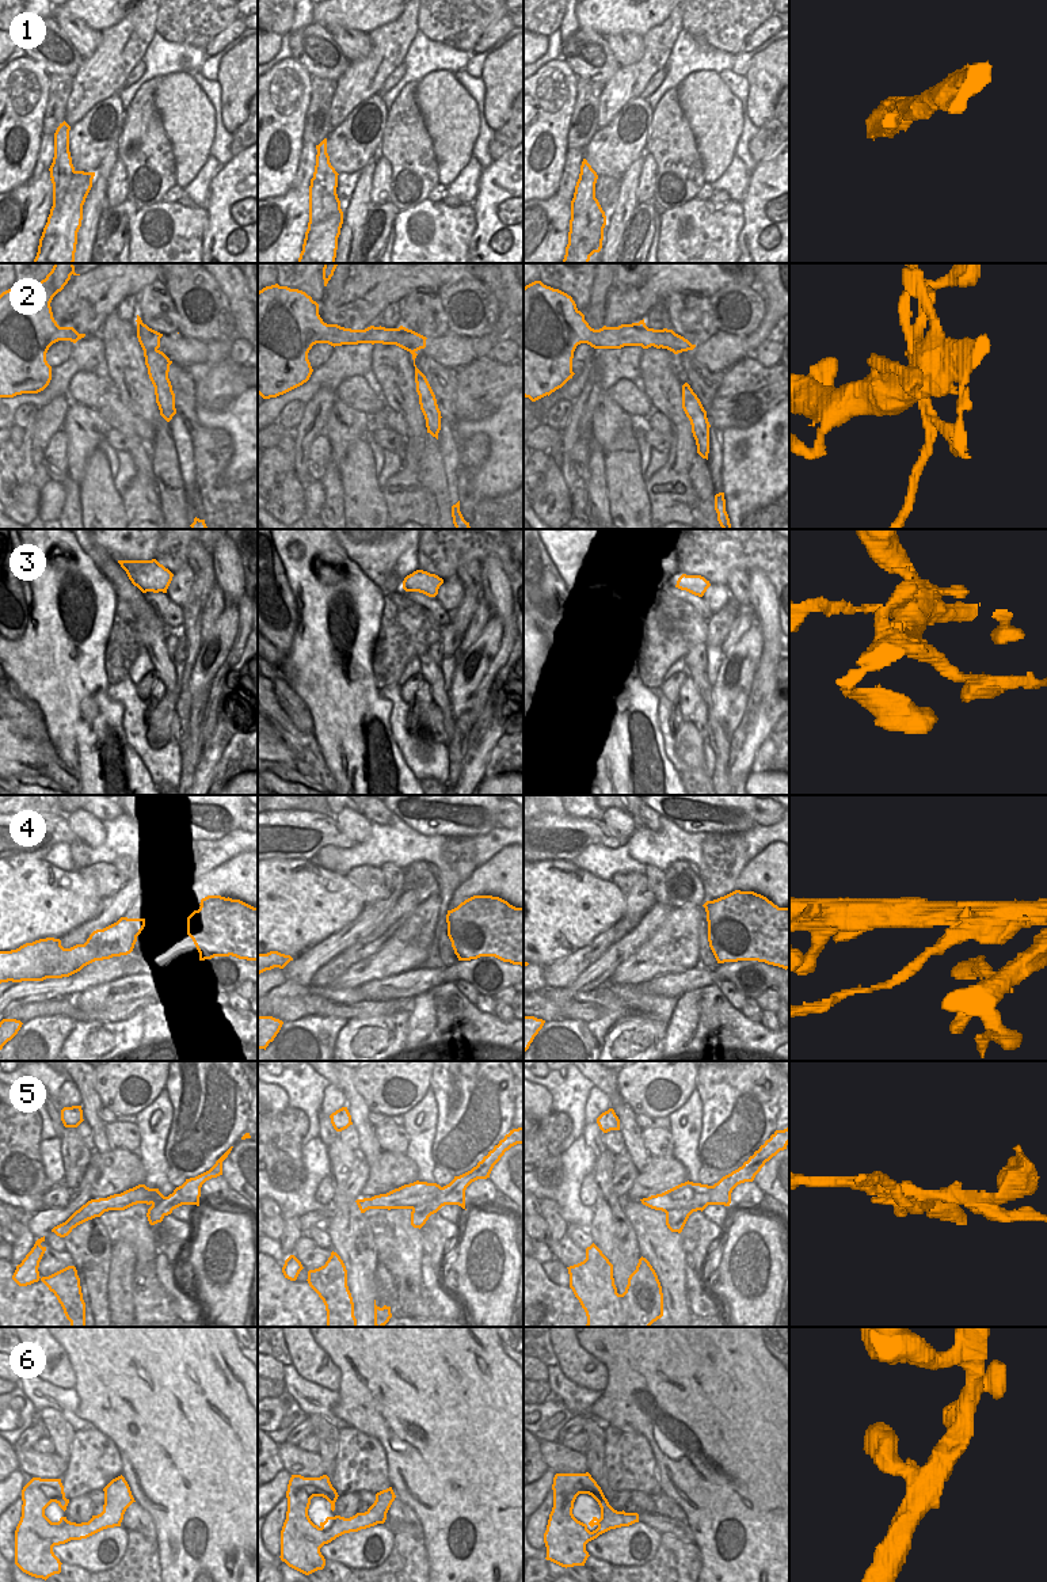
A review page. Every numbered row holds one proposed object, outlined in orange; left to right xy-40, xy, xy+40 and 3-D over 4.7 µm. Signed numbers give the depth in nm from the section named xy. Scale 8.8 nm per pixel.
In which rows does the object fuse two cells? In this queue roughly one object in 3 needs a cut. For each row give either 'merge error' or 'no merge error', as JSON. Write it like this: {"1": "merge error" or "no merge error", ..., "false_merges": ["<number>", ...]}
{"1": "merge error", "2": "merge error", "3": "merge error", "4": "merge error", "5": "merge error", "6": "no merge error", "false_merges": ["1", "2", "3", "4", "5"]}

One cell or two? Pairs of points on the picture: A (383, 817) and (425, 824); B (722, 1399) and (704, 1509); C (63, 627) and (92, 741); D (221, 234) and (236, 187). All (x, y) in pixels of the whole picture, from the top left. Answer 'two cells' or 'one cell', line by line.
A: two cells
B: one cell
C: one cell
D: one cell

